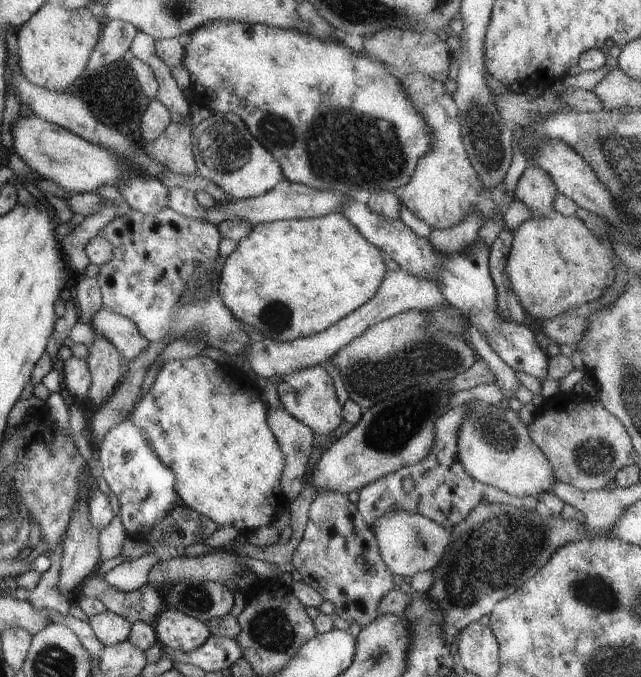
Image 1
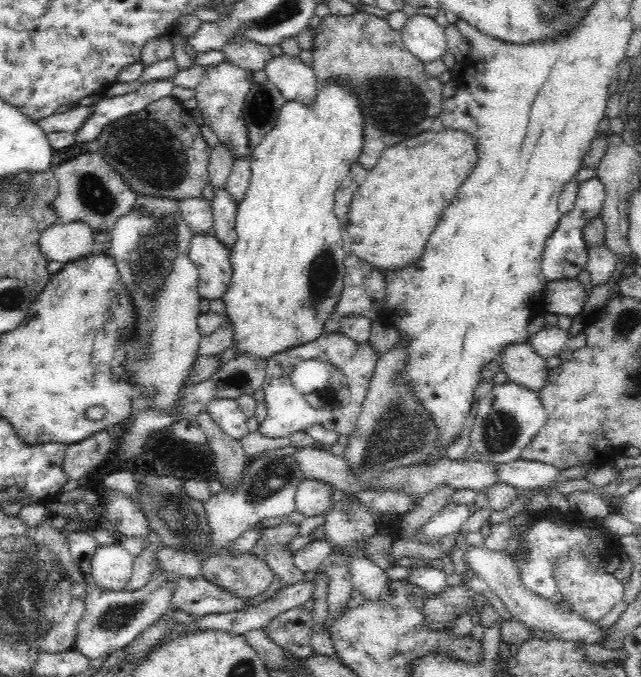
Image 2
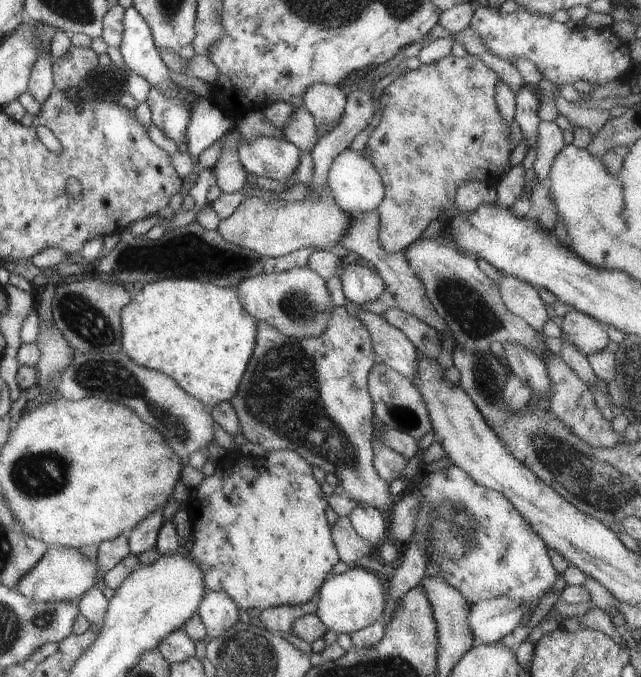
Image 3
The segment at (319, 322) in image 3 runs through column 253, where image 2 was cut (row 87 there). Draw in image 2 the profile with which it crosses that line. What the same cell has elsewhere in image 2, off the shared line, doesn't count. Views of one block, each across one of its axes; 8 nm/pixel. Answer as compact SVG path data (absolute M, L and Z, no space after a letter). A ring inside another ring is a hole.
M286 54L274 57L266 64L264 70L269 81L286 101L299 102L302 106L316 106L318 98L316 73L300 57Z

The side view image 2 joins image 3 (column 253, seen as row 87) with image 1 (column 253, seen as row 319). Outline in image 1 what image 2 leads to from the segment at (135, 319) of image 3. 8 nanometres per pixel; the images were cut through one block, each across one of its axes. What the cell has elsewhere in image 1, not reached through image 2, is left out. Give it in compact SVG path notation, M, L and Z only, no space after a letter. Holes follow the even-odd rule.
M339 211L315 218L257 223L224 258L217 292L231 314L255 332L279 342L292 341L322 331L367 302L385 278L383 260L380 250L369 244Z

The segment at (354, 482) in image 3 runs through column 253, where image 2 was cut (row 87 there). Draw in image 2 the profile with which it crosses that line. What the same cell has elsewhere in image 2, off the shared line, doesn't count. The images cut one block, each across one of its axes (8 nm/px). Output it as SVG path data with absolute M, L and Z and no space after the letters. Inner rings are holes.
M355 12L348 16L329 14L323 18L322 25L316 30L315 44L311 48L313 66L319 84L343 84L355 96L363 116L362 150L357 161L370 170L380 159L382 152L432 128L439 118L444 100L444 83L427 74L424 61L414 56L403 43L402 33L392 29L385 18L368 12Z

